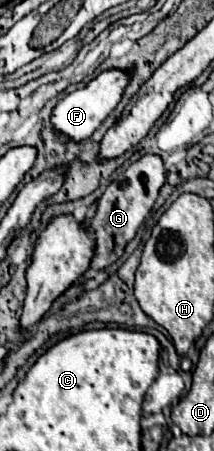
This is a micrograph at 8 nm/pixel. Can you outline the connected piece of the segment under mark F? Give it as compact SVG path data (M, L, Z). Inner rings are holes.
M105 70L97 78L93 78L85 88L79 88L67 94L51 112L51 126L69 142L81 142L91 138L91 134L99 128L99 124L115 110L121 100L121 94L129 82L129 76L121 70Z

